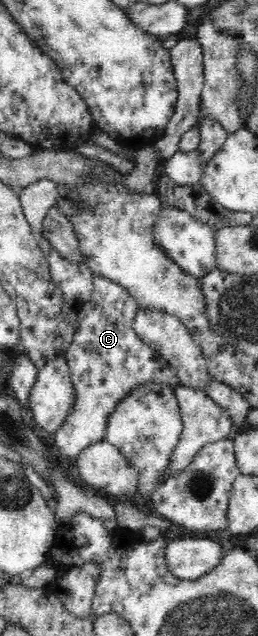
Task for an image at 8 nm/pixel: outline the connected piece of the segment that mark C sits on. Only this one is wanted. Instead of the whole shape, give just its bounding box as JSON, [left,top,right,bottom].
[51,275,178,464]

